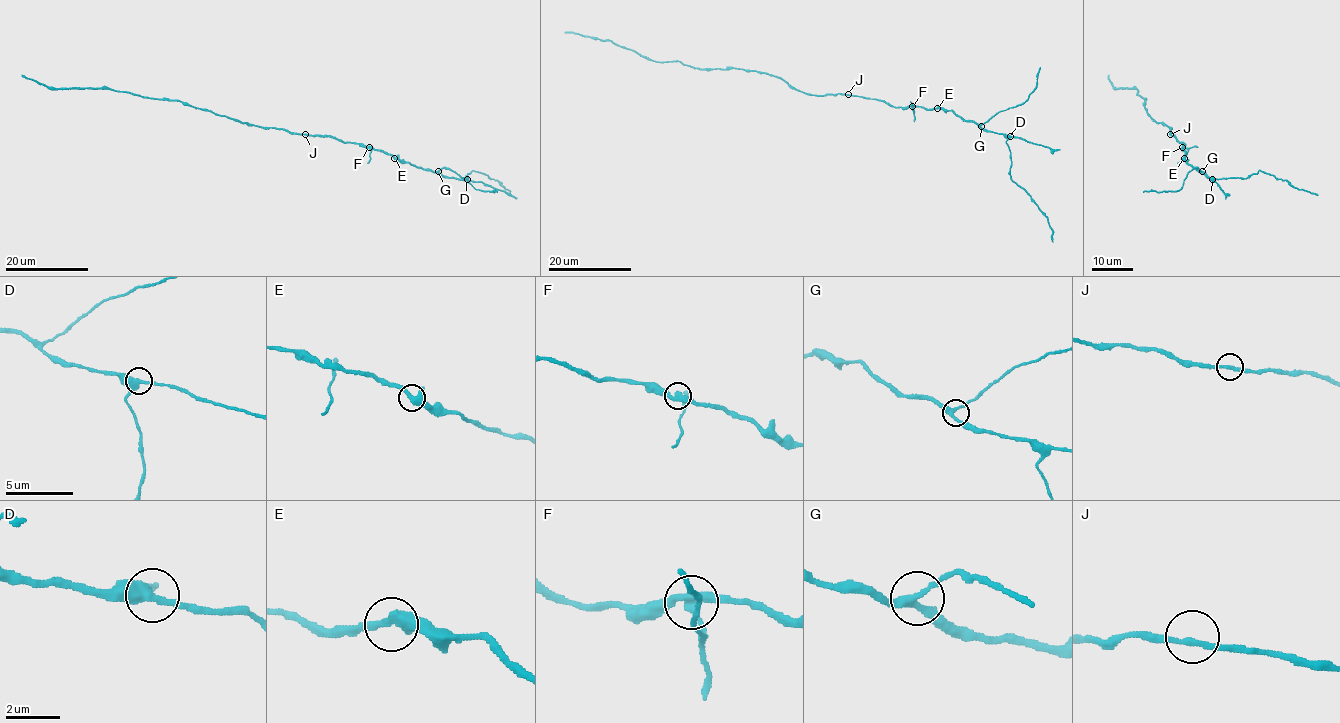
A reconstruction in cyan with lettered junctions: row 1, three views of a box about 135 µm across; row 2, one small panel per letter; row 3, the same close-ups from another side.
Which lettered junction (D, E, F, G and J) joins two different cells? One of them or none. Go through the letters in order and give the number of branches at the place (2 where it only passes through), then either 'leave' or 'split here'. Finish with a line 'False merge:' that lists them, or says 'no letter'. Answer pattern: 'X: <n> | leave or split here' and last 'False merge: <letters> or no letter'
D: 3 | leave
E: 3 | leave
F: 3 | split here
G: 3 | leave
J: 2 | leave
False merge: F

